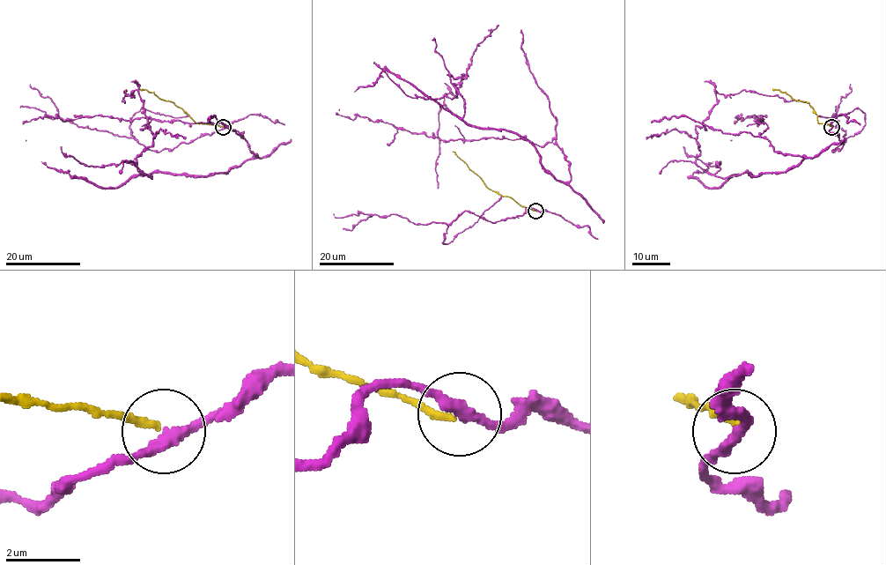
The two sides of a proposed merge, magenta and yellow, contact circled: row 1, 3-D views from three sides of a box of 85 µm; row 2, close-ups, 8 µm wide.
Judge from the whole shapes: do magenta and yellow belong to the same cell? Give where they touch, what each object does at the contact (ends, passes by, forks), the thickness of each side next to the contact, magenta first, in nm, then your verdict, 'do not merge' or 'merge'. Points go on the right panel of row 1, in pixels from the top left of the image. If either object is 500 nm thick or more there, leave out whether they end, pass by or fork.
place (831, 127); magenta passes by; yellow ends; calibres 280 and 180 nm; do not merge

